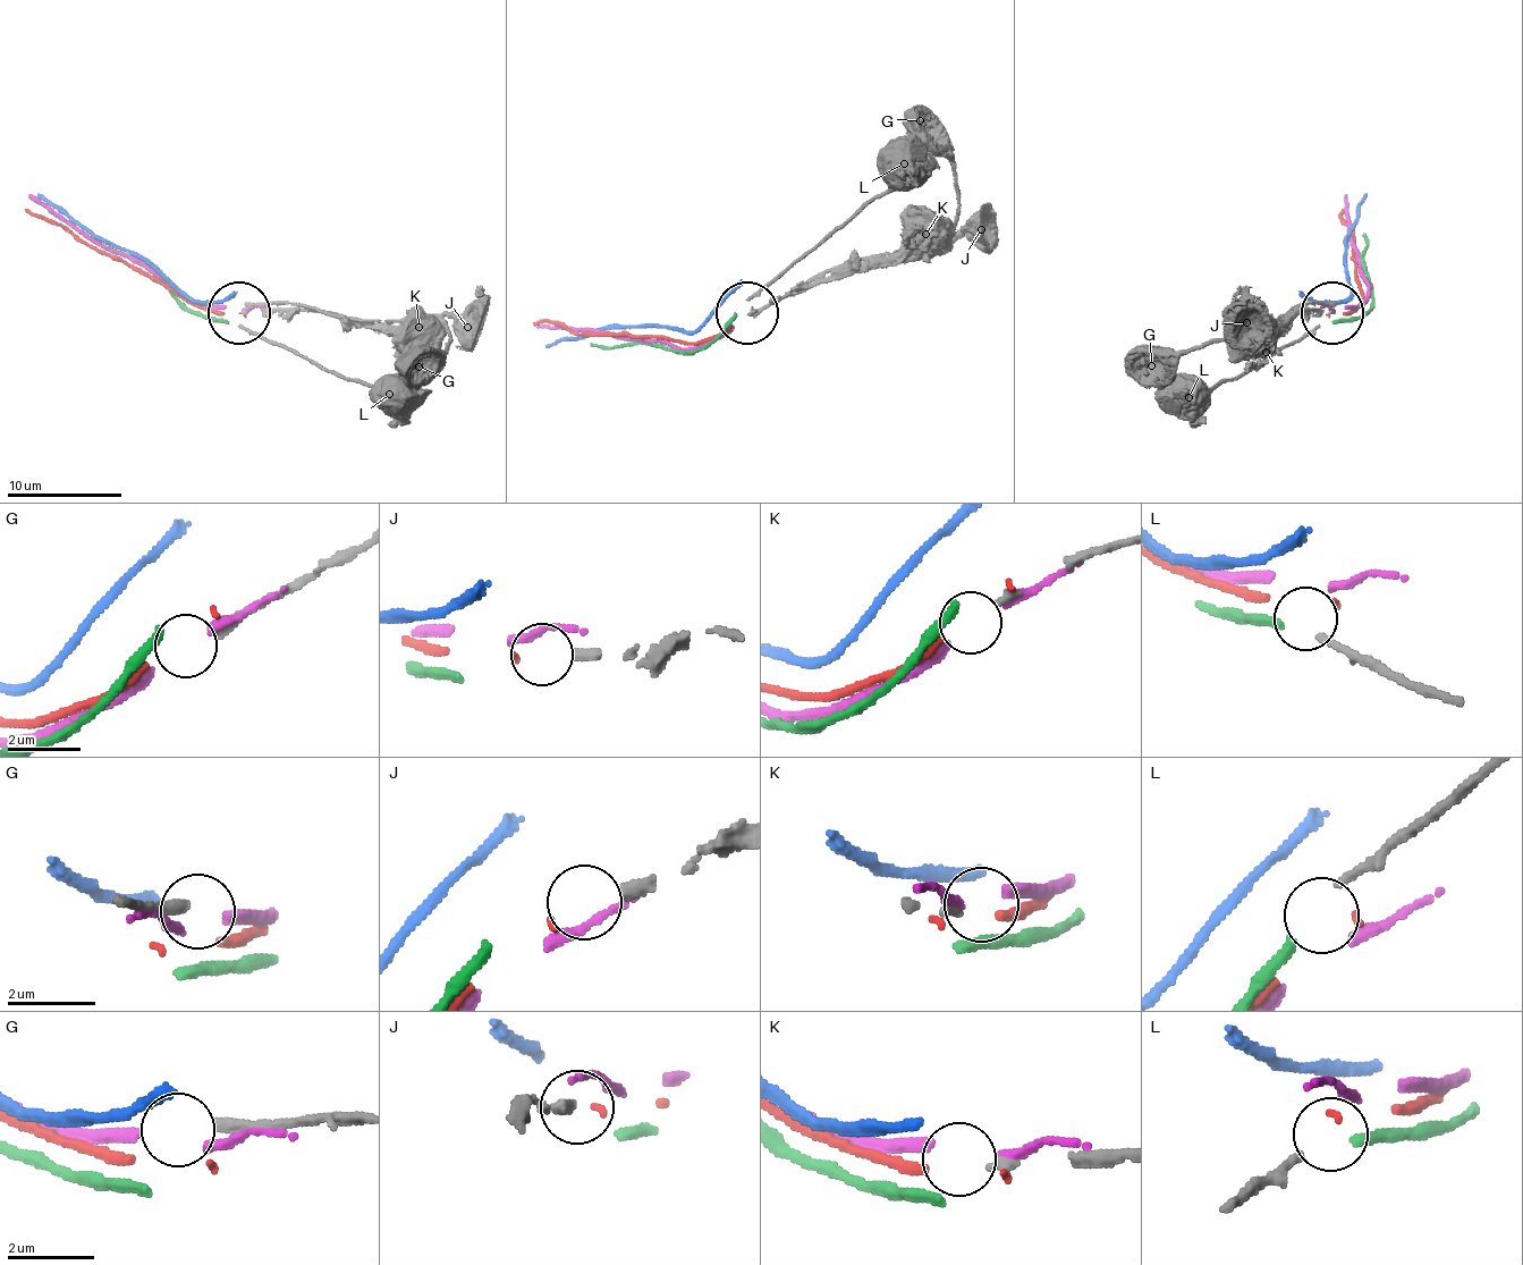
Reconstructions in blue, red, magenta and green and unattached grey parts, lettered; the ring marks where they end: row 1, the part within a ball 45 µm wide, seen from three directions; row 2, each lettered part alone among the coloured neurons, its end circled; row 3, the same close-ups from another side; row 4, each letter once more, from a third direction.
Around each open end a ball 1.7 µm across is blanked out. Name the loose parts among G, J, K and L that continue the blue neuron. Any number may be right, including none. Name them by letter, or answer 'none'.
none

